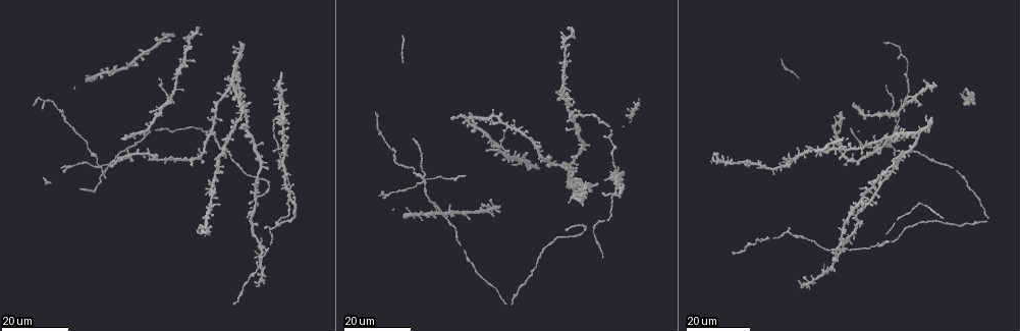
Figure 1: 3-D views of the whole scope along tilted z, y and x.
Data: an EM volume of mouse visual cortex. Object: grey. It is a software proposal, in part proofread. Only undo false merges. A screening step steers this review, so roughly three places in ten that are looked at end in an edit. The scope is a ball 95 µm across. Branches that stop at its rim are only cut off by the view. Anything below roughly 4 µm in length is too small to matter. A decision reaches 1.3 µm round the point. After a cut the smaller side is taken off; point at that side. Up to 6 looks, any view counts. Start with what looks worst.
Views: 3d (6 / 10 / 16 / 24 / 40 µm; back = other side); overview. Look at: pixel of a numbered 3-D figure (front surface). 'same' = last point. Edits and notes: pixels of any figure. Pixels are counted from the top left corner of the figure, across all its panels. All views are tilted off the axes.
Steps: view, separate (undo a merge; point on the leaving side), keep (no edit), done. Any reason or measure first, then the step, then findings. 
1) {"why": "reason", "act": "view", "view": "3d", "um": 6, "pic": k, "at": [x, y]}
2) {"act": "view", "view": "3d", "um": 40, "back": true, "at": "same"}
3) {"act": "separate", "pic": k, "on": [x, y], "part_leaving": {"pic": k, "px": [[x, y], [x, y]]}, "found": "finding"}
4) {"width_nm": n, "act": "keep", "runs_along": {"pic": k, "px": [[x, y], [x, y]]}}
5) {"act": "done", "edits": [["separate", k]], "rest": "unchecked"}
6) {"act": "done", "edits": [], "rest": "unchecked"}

{"why": "four-way junction", "act": "view", "view": "3d", "um": 24, "pic": 1, "at": [102, 167]}

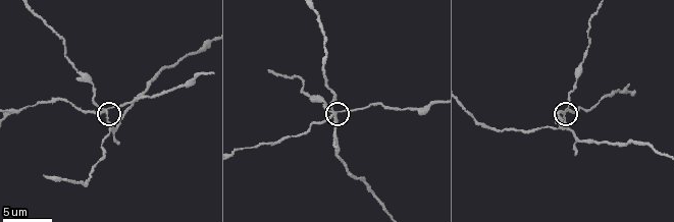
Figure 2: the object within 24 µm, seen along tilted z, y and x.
{"act": "view", "view": "3d", "um": 6, "pic": 2, "at": [102, 110]}

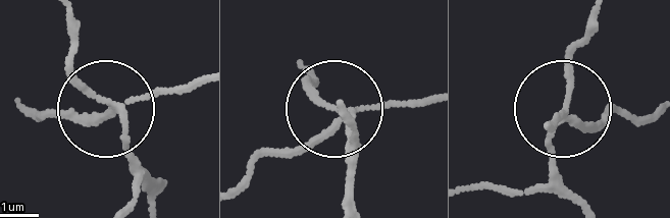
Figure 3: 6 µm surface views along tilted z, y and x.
{"width_nm": 140, "act": "separate", "pic": 3, "on": [84, 125], "found": "two neurons meet here"}

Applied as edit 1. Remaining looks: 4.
{"why": "looks like a crossing", "act": "view", "view": "3d", "um": 24, "pic": 1, "at": [835, 254]}

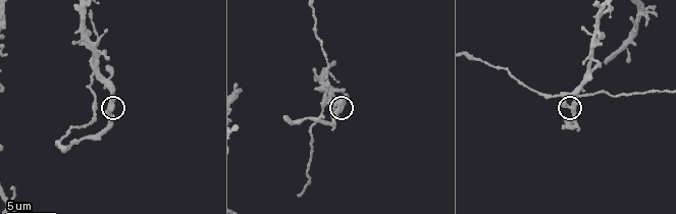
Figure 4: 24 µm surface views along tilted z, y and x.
{"why": "zoom in", "act": "view", "view": "3d", "um": 6, "pic": 4, "at": [574, 104]}

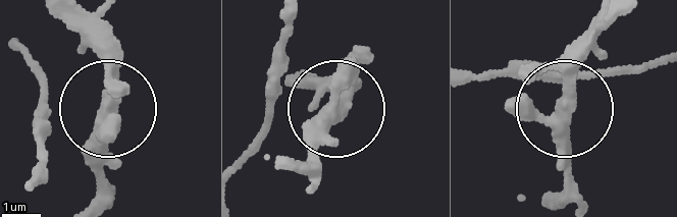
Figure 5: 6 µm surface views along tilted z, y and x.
{"arms": 4, "act": "keep", "found": "all the same neuron"}

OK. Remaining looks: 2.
{"act": "done", "edits": [["separate", 3]], "rest": "unchecked"}

